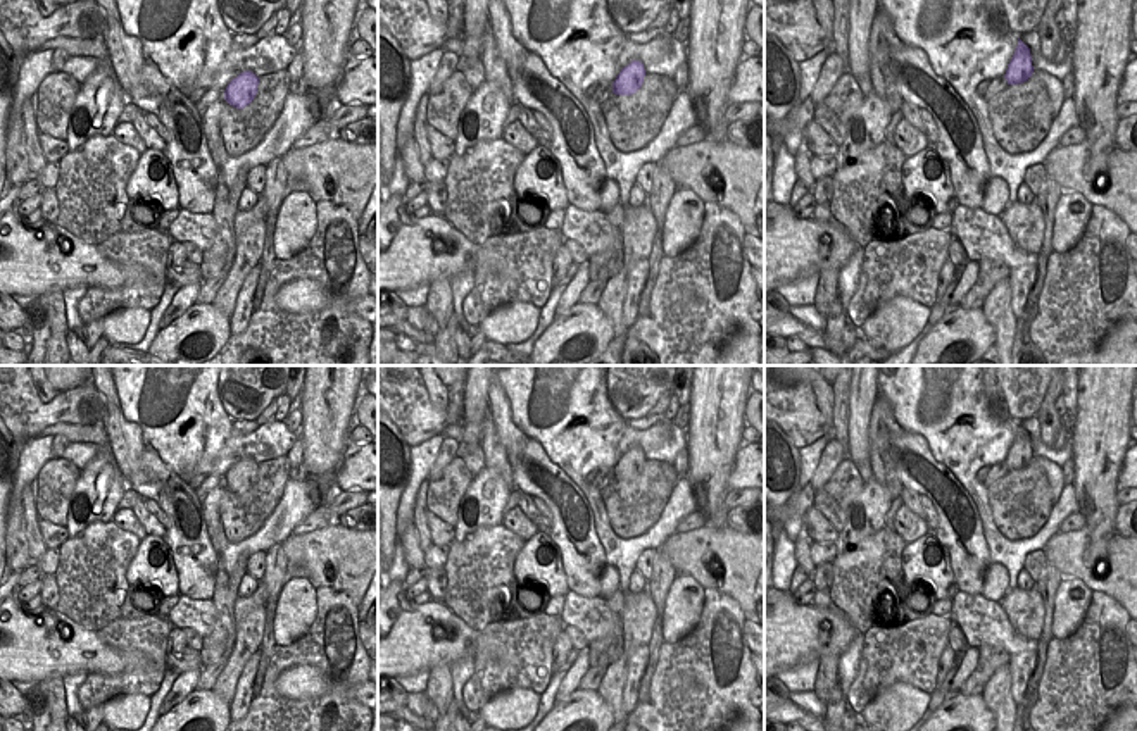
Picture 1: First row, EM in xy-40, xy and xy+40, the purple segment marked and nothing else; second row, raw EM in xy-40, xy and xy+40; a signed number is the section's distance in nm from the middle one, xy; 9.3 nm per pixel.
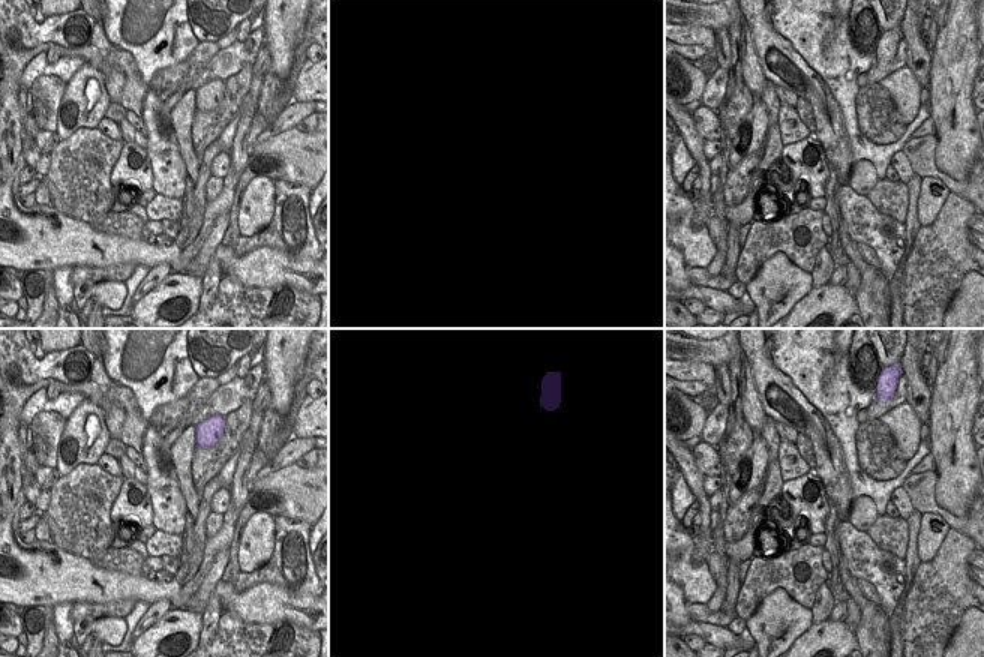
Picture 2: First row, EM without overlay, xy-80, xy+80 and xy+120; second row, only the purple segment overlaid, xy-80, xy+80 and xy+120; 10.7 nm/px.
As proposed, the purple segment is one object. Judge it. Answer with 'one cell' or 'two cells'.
one cell

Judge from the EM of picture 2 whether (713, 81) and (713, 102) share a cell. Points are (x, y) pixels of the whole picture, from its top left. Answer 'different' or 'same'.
same

